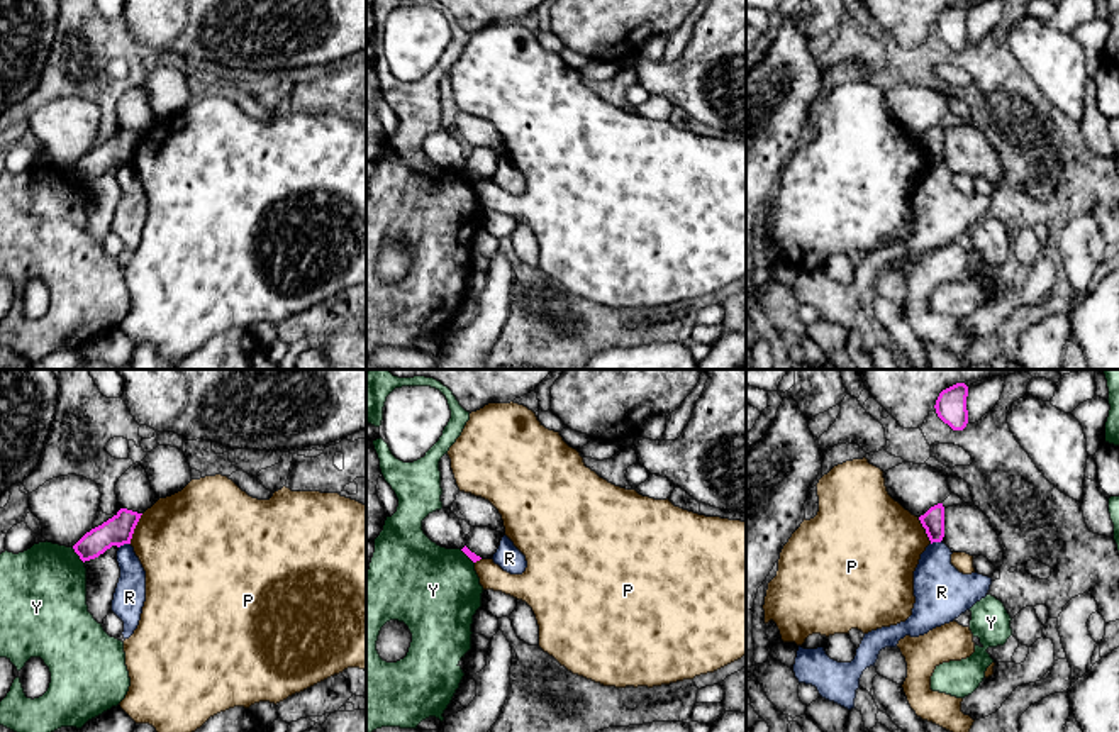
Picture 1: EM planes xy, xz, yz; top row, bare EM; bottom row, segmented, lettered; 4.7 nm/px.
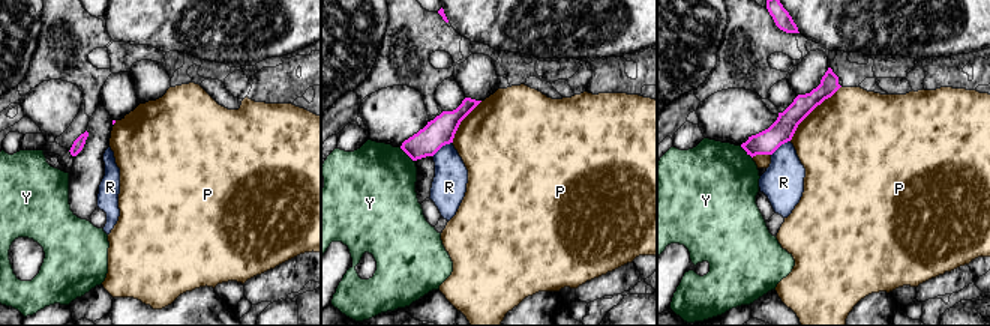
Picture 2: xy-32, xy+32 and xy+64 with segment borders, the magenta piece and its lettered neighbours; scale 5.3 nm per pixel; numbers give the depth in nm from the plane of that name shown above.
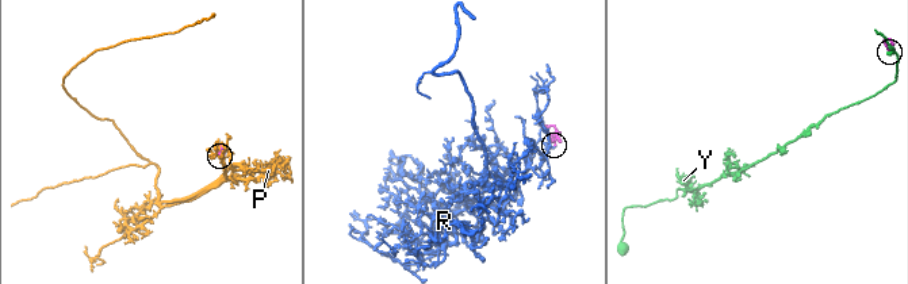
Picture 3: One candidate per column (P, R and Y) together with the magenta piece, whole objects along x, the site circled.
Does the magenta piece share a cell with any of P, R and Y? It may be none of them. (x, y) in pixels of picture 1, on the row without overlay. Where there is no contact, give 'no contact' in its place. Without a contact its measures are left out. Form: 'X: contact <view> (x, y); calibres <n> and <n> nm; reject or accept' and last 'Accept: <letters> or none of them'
P: contact xy (134, 148); calibres 140 and 460 nm; reject
R: contact xy (124, 163); calibres 140 and 150 nm; reject
Y: contact xy (78, 175); calibres 140 and 420 nm; reject
Accept: none of them

